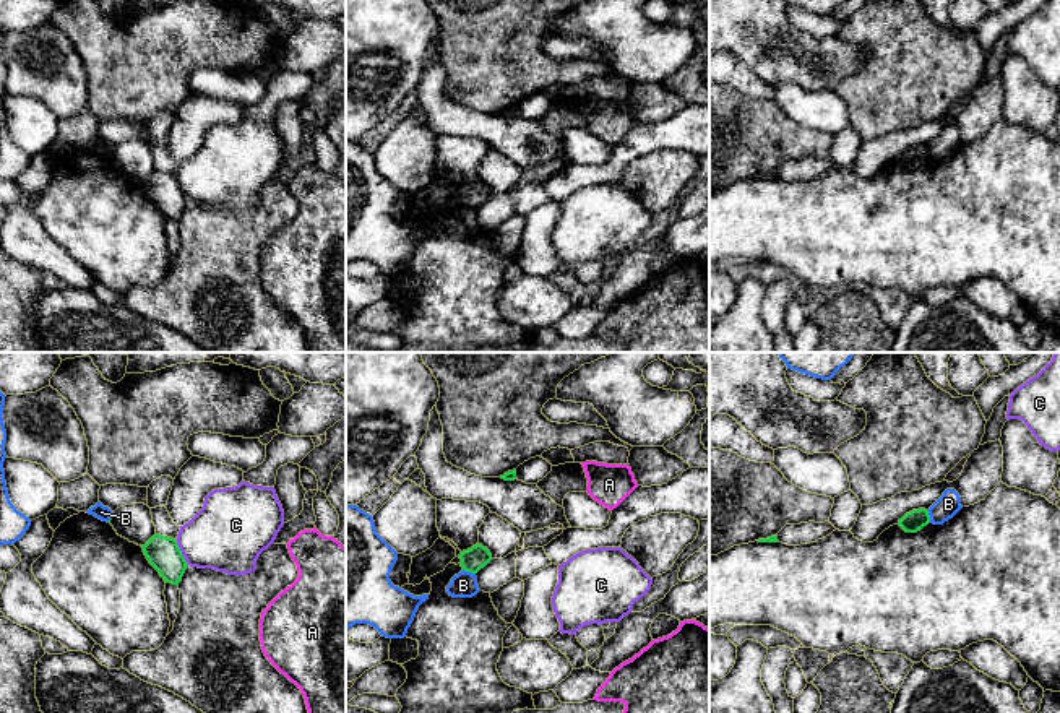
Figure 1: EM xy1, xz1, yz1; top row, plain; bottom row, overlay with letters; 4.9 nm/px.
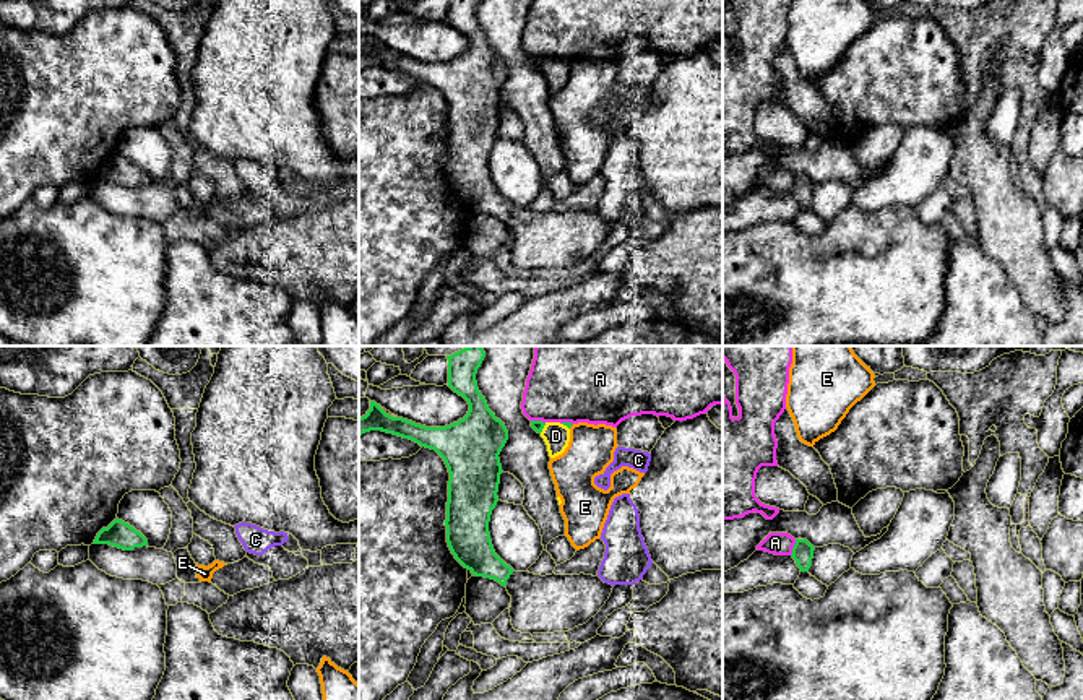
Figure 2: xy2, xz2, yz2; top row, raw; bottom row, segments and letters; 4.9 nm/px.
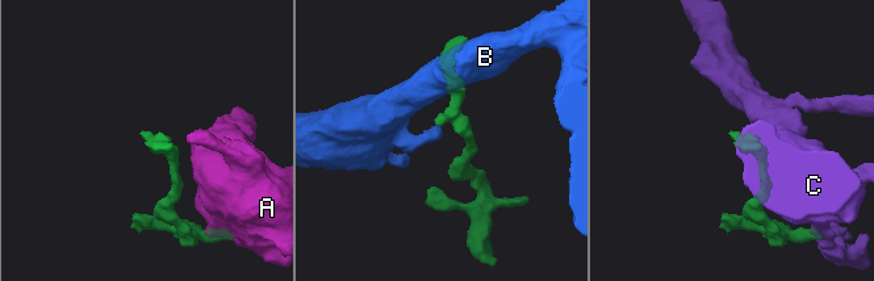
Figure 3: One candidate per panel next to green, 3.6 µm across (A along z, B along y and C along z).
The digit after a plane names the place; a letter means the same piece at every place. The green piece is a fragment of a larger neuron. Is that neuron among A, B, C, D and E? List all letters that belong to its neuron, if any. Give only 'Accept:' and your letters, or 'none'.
Accept: none

